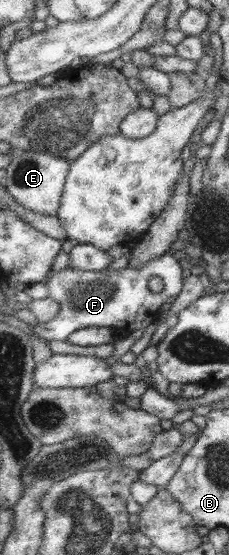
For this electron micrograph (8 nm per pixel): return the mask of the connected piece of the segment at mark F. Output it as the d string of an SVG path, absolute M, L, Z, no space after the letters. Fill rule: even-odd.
M162 254L154 259L147 260L140 268L120 268L119 270L104 271L94 270L76 270L71 266L66 266L60 269L58 273L46 281L46 288L48 290L47 298L54 300L58 304L58 315L55 315L52 320L46 323L40 323L36 327L32 327L32 332L35 332L38 338L49 340L67 340L67 336L72 334L75 330L88 327L108 327L111 328L119 338L126 337L134 330L146 328L150 323L154 323L159 316L160 306L166 303L172 303L176 299L176 295L182 288L182 274L180 264L172 254ZM151 276L158 276L163 280L163 289L157 292L156 295L150 292L147 287L148 279Z

